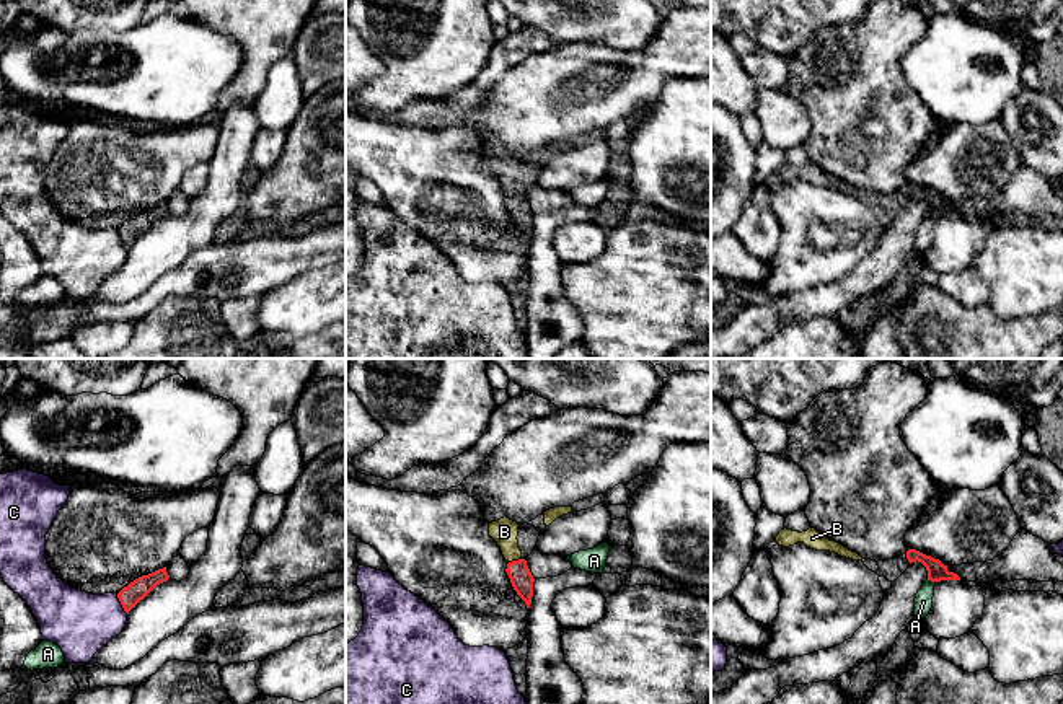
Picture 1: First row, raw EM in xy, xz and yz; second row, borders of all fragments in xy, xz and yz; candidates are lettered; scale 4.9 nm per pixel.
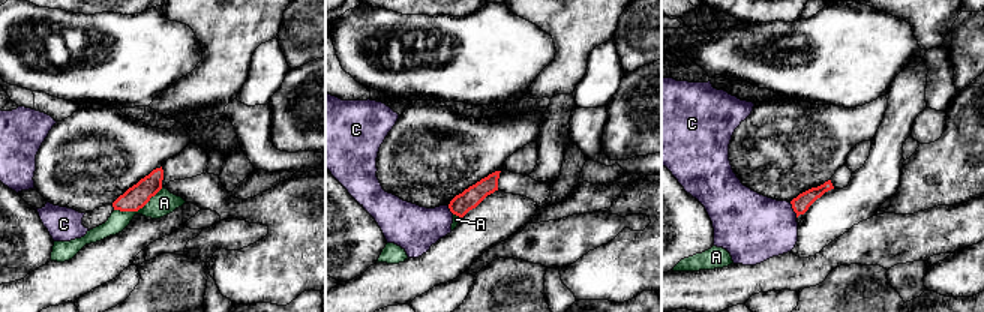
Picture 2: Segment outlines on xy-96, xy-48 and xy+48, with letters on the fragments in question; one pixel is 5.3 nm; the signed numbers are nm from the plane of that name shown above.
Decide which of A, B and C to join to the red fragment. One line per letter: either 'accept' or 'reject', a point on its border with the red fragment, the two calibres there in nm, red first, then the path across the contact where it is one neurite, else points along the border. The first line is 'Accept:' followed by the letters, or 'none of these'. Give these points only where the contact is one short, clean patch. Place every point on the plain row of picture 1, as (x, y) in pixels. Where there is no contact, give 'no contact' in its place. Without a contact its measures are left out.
Accept: B
A: reject; contact yz (931, 215); calibres 100 and 90 nm; border yz (928, 214), (935, 217)
B: accept; contact xz (514, 196); calibres 110 and 140 nm; way xz (520, 212), (514, 196), (504, 167)
C: reject; contact xy (121, 238); calibres 100 and 300 nm; border xy (116, 228), (126, 248)

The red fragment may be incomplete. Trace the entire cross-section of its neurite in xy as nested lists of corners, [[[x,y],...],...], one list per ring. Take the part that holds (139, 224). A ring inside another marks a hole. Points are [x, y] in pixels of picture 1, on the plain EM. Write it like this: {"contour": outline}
{"contour": [[[166,202],[158,204],[148,210],[142,210],[124,222],[117,233],[126,248],[129,248],[140,235],[143,235],[157,220],[170,213]]]}

